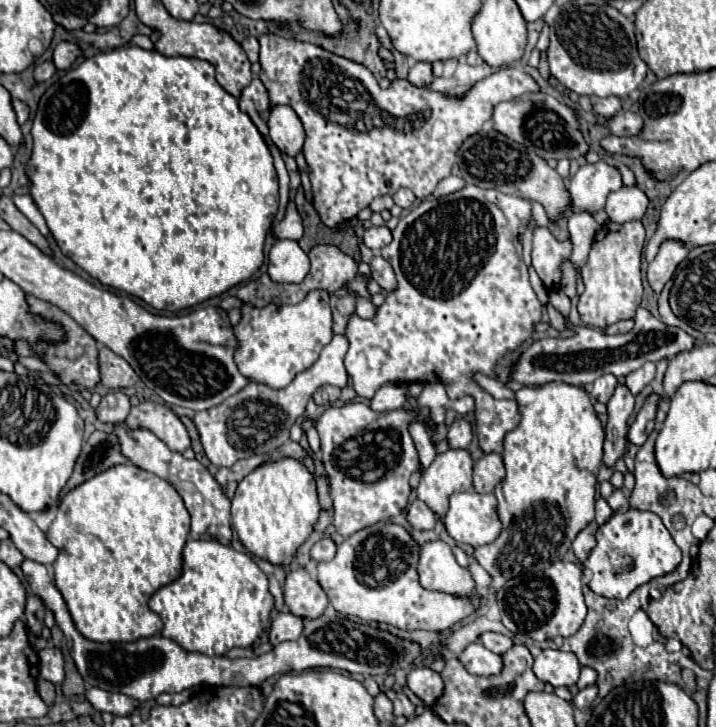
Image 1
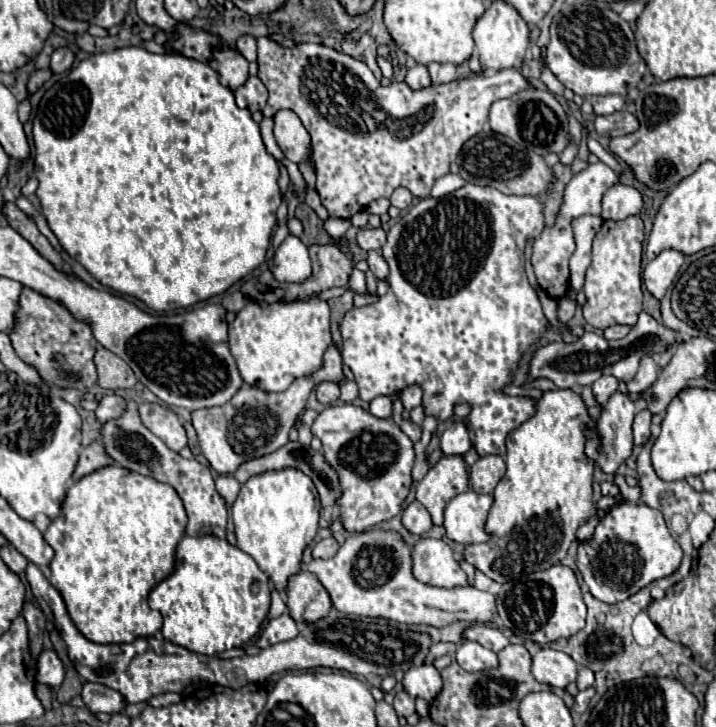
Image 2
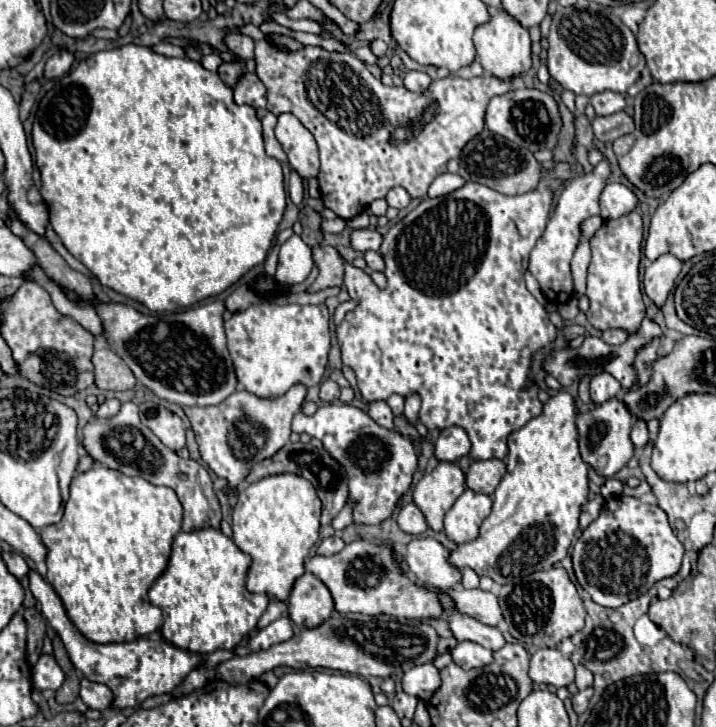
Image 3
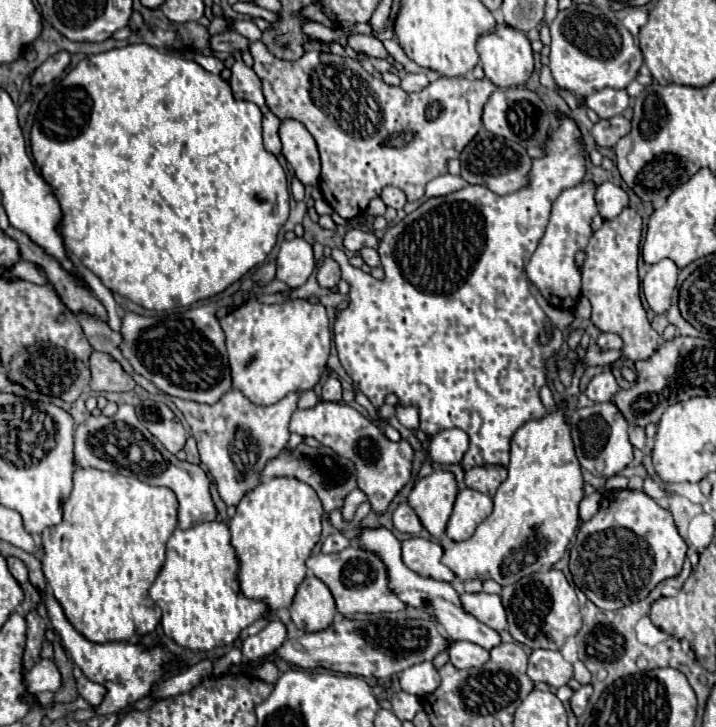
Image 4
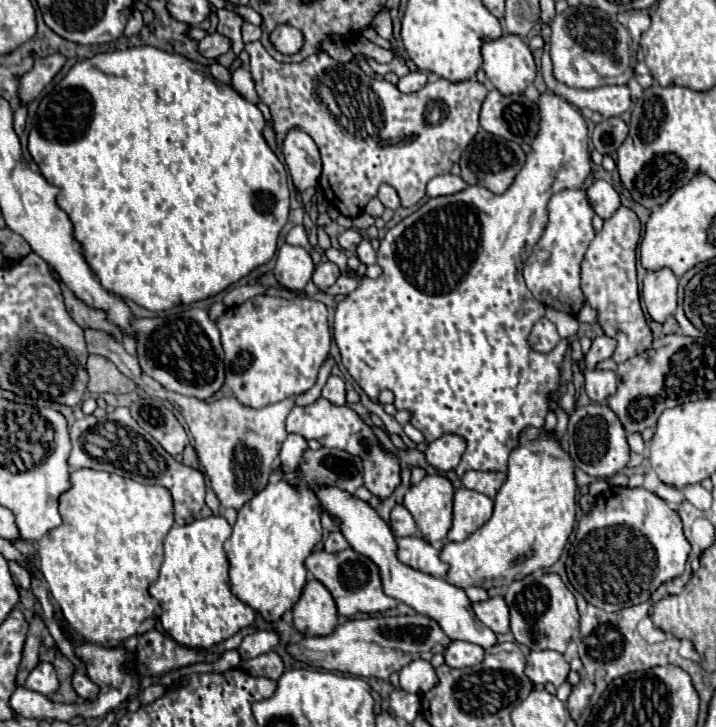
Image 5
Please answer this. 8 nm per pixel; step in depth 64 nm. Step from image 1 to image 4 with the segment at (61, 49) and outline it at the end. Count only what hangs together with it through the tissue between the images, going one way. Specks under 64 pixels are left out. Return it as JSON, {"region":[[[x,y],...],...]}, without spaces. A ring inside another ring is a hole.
{"region":[[[58,52],[50,58],[46,58],[34,72],[32,76],[32,86],[40,86],[40,84],[48,84],[52,82],[54,78],[58,78],[66,66],[70,64],[70,54],[68,52]]]}

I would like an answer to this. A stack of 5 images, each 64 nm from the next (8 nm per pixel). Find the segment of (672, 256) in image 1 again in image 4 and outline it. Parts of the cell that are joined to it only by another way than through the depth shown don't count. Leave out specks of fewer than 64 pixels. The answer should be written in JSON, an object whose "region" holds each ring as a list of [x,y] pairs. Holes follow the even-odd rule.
{"region":[[[660,260],[648,266],[648,272],[642,280],[642,290],[650,308],[656,314],[666,314],[666,310],[670,308],[670,298],[676,288],[676,278],[678,278],[678,268],[676,264],[672,264],[672,260]]]}

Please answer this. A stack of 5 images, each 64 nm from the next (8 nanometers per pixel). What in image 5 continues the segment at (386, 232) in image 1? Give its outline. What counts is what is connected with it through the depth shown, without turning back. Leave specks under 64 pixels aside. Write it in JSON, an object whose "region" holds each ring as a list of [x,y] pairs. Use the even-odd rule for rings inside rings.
{"region":[[[354,228],[344,230],[344,232],[340,234],[340,238],[338,238],[342,250],[350,250],[350,252],[356,252],[356,246],[358,246],[362,240],[364,240],[364,236],[362,236],[358,230],[354,230]]]}

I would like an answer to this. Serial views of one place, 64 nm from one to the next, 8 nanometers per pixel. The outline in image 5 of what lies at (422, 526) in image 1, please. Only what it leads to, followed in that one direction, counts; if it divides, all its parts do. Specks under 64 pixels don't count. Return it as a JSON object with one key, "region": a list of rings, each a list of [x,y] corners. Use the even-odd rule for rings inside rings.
{"region":[[[396,504],[390,514],[390,528],[396,536],[418,536],[416,522],[412,520],[412,514],[404,508],[404,504]]]}

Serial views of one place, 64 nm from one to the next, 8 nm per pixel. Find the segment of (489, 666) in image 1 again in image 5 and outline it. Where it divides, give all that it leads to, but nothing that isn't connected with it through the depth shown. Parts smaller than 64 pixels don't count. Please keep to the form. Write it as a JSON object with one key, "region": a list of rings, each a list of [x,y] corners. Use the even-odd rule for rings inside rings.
{"region":[[[456,640],[446,648],[446,664],[452,668],[468,668],[480,664],[480,660],[484,660],[484,650],[476,644]]]}

